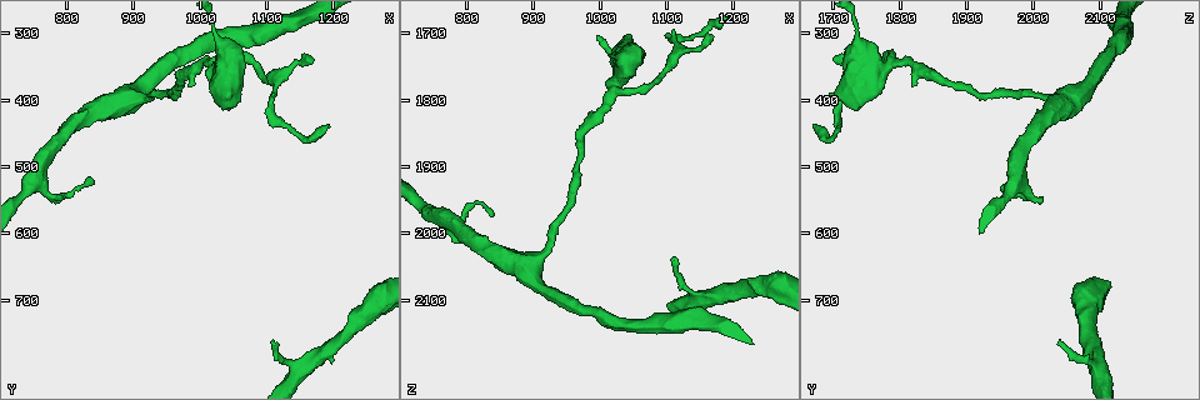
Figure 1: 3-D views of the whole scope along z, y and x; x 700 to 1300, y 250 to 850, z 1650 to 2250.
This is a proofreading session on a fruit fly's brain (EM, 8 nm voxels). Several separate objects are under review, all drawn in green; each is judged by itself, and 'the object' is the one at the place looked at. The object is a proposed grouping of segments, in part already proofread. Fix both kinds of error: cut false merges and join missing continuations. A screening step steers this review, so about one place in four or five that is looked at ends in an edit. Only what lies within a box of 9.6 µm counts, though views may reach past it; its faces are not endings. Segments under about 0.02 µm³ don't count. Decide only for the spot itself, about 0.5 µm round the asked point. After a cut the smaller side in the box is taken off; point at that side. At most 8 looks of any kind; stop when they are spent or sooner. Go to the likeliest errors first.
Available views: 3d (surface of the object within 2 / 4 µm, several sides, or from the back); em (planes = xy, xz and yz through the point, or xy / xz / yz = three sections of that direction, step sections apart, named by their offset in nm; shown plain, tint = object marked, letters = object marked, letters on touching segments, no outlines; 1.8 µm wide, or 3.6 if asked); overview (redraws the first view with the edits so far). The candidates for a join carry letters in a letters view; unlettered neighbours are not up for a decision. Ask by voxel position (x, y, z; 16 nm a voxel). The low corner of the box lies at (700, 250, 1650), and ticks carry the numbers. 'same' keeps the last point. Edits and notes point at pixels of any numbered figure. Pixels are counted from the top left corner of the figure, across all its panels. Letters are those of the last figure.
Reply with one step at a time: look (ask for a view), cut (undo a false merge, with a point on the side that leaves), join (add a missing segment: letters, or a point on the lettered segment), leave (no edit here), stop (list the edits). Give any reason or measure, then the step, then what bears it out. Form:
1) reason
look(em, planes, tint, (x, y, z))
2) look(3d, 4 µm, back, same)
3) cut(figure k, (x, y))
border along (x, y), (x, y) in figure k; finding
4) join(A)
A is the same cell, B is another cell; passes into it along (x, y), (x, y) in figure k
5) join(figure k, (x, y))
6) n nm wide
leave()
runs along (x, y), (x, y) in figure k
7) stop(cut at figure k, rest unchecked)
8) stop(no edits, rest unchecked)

an open end
look(em, xy, step 4, tint, (790, 545, 2015))

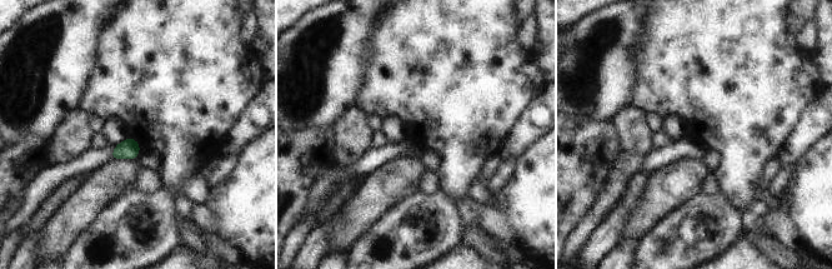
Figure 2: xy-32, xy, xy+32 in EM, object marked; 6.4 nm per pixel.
what lies round it
look(em, xy, step 4, letters, same)

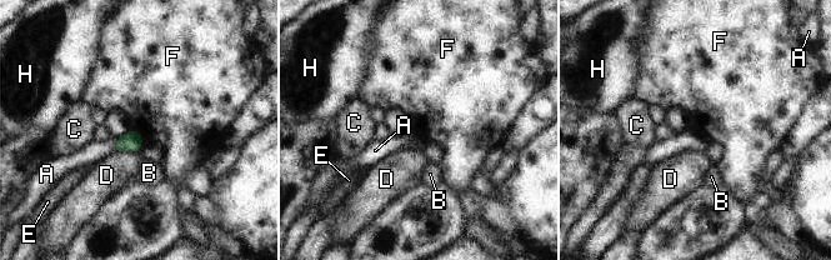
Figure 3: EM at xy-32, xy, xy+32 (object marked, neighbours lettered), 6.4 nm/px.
130 nm wide
leave()
A, B, C, D, E, F and H are other cells; border along (119, 138), (113, 149) in figure 3; no lettered segment goes on from it

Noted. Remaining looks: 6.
branch stops here
look(em, xy, step 8, letters, (1160, 345, 1700))

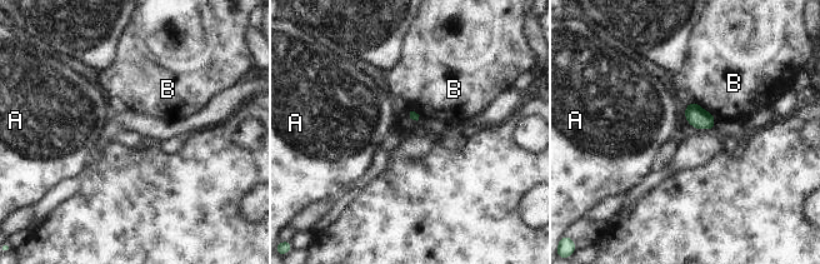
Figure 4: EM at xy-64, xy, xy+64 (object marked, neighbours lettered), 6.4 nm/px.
another direction
look(em, planes, letters, same)

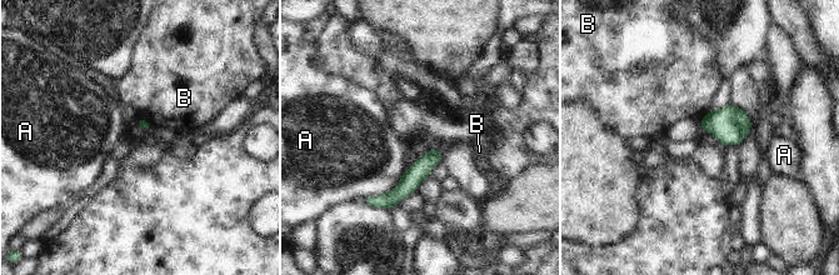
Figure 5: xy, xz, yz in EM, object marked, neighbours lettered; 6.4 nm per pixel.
leave()
A and B are other cells; border along (709, 110), (700, 120) in figure 5; none of them fits

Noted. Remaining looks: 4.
thick turns thin
look(em, planes, letters, (1225, 740, 2085))

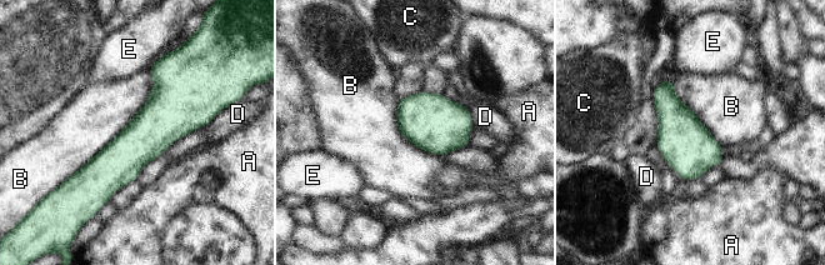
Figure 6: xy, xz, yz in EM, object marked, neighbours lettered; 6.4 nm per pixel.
leave()
A, B, C, D and E are other cells; runs along (208, 113), (170, 113), (76, 176) in figure 6; all the same neuron

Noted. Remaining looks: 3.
stop(no edits, rest unchecked)

